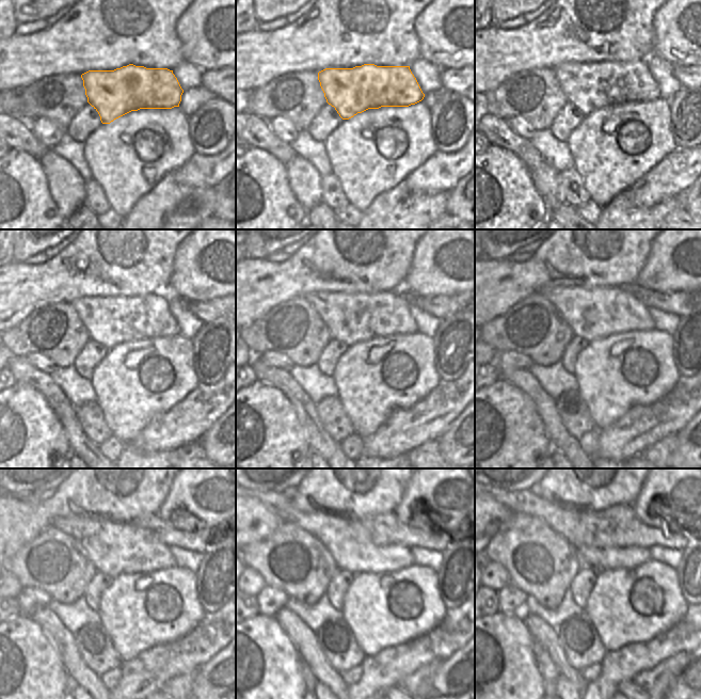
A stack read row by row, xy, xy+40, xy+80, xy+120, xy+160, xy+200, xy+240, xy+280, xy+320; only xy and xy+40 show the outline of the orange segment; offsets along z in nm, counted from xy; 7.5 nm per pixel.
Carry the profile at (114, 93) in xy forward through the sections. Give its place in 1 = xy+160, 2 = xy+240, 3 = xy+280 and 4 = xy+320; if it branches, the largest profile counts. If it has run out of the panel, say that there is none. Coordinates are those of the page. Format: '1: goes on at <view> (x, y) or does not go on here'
1: goes on at xy+160 (350, 318)
2: goes on at xy+240 (114, 549)
3: goes on at xy+280 (357, 545)
4: goes on at xy+320 (600, 537)

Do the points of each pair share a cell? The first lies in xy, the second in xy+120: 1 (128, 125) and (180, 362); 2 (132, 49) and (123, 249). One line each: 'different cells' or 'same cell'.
1: same cell
2: same cell

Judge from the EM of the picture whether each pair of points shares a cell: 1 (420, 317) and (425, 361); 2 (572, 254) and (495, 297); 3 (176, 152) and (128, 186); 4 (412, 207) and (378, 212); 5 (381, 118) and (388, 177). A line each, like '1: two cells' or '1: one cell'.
1: two cells
2: one cell
3: one cell
4: one cell
5: one cell

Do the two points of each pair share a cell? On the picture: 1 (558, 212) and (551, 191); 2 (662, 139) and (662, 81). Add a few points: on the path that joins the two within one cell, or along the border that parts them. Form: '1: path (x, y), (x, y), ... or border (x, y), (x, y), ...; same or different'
1: border (562, 202), (550, 210); different
2: border (660, 96), (669, 100); different

